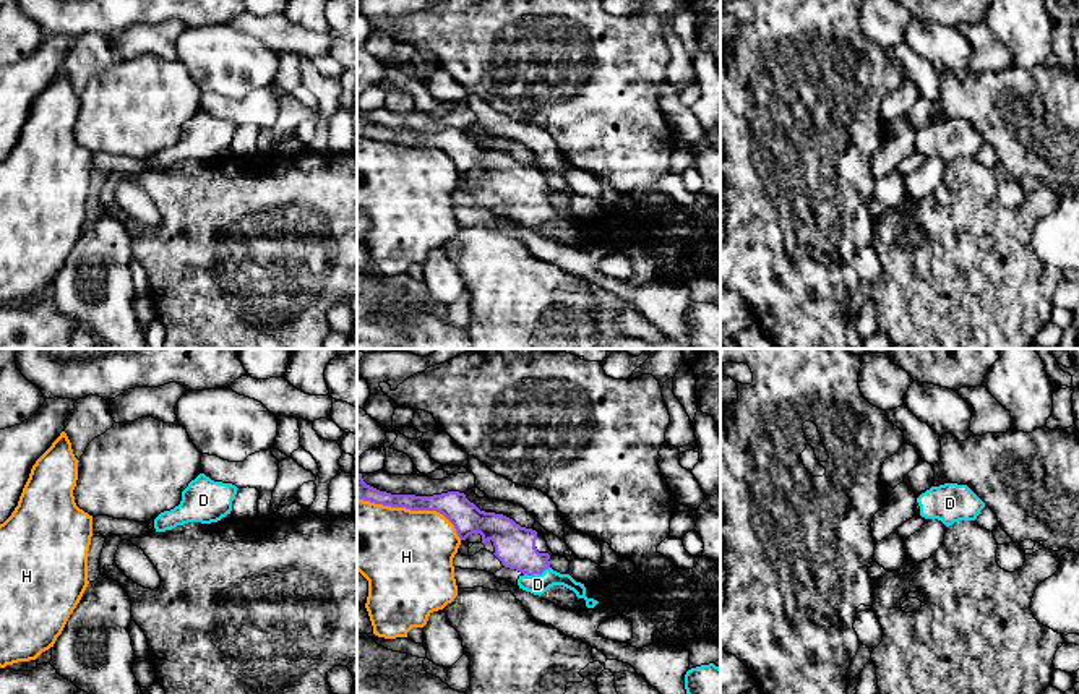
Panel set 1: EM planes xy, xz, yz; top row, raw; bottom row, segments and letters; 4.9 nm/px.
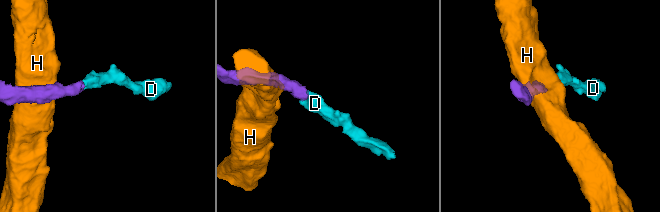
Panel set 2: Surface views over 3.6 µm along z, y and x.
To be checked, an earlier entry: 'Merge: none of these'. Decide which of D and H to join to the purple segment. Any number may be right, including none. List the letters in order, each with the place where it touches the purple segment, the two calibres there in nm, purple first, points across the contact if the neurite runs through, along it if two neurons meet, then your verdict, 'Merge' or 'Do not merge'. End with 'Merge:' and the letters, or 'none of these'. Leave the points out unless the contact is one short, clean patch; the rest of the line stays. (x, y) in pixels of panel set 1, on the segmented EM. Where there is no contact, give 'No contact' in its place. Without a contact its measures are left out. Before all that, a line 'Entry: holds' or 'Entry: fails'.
Entry: fails
D: Touches purple at xz (536, 573). Thickness 200 nm (purple) against 100 nm. Path across: xz (515, 547), (536, 573), (537, 584). Merge
H: Touches purple at xz (412, 509). Thickness 150 nm (purple) against 460 nm. Do not merge
Merge: D

